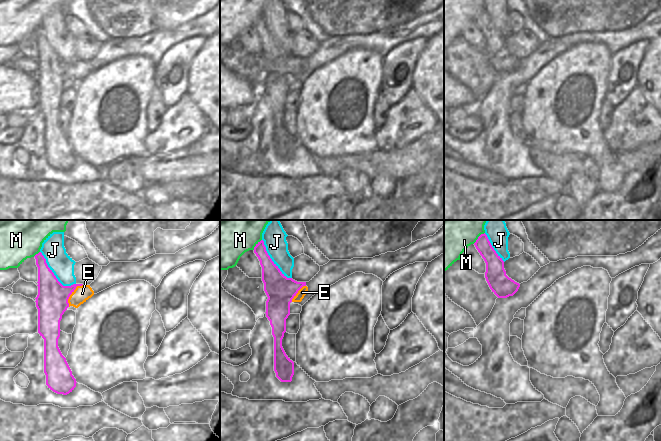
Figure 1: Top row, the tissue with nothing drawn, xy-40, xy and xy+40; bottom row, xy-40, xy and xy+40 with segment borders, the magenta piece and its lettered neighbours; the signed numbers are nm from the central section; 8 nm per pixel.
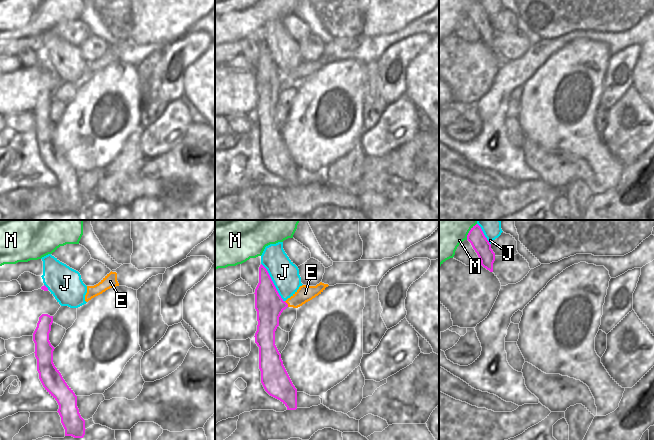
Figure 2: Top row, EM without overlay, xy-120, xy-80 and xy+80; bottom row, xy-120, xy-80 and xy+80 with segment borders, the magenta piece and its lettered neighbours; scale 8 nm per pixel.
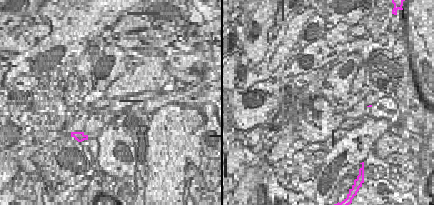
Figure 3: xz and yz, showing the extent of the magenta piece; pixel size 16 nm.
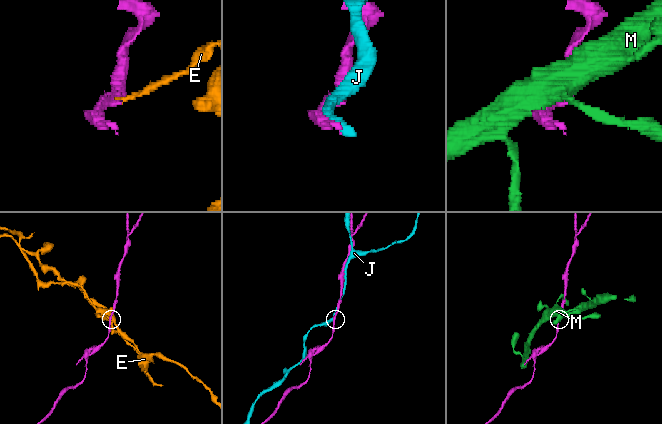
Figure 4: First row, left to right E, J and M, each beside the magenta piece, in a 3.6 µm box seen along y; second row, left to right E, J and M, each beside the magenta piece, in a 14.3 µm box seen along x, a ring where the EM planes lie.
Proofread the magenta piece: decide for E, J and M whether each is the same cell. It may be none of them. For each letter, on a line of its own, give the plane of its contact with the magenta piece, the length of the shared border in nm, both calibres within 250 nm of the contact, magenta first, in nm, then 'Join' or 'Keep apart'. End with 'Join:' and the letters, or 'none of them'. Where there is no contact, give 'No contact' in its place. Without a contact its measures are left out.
E: Touches magenta in xy-40. Shared border 220 nm. Thickness 260 nm (magenta) against 130 nm. Keep apart
J: Touches magenta in xy-40. Shared border 400 nm. Thickness 260 nm (magenta) against 190 nm. Keep apart
M: Touches magenta in xy+40. Shared border 130 nm. Thickness 140 nm (magenta) against 280 nm. Keep apart
Join: none of them

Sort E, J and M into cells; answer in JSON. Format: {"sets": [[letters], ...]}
{"sets": [["E"], ["J"], ["M"]]}

